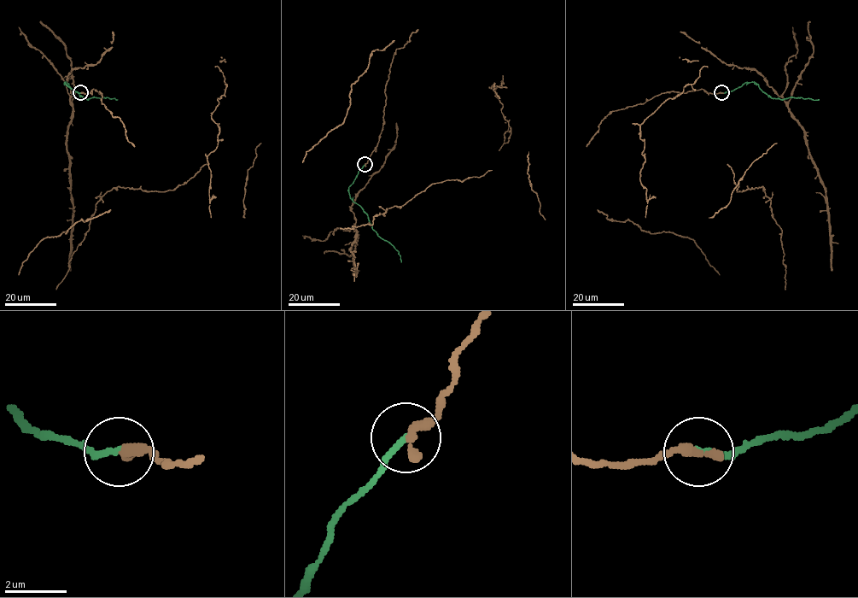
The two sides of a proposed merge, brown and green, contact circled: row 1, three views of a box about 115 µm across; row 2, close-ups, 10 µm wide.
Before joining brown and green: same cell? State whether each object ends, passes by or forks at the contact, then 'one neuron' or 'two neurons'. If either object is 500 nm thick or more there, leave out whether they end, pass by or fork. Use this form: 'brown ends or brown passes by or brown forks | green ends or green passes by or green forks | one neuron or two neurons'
brown ends | green ends | one neuron

